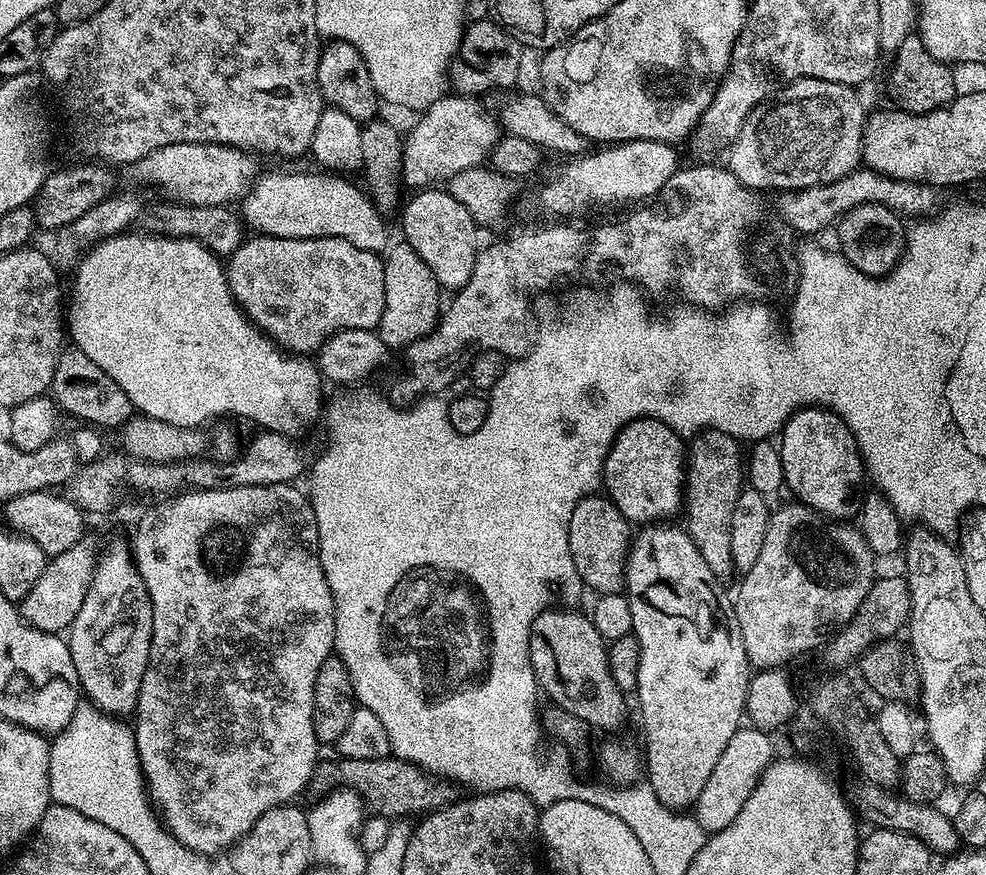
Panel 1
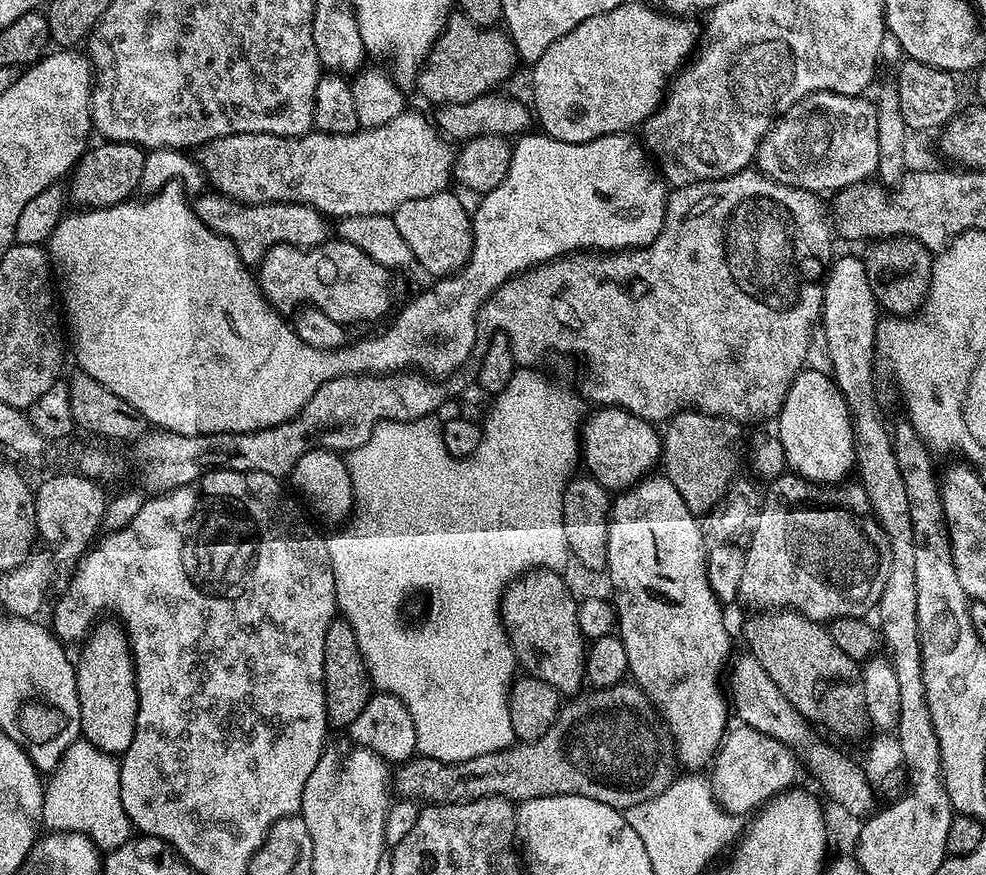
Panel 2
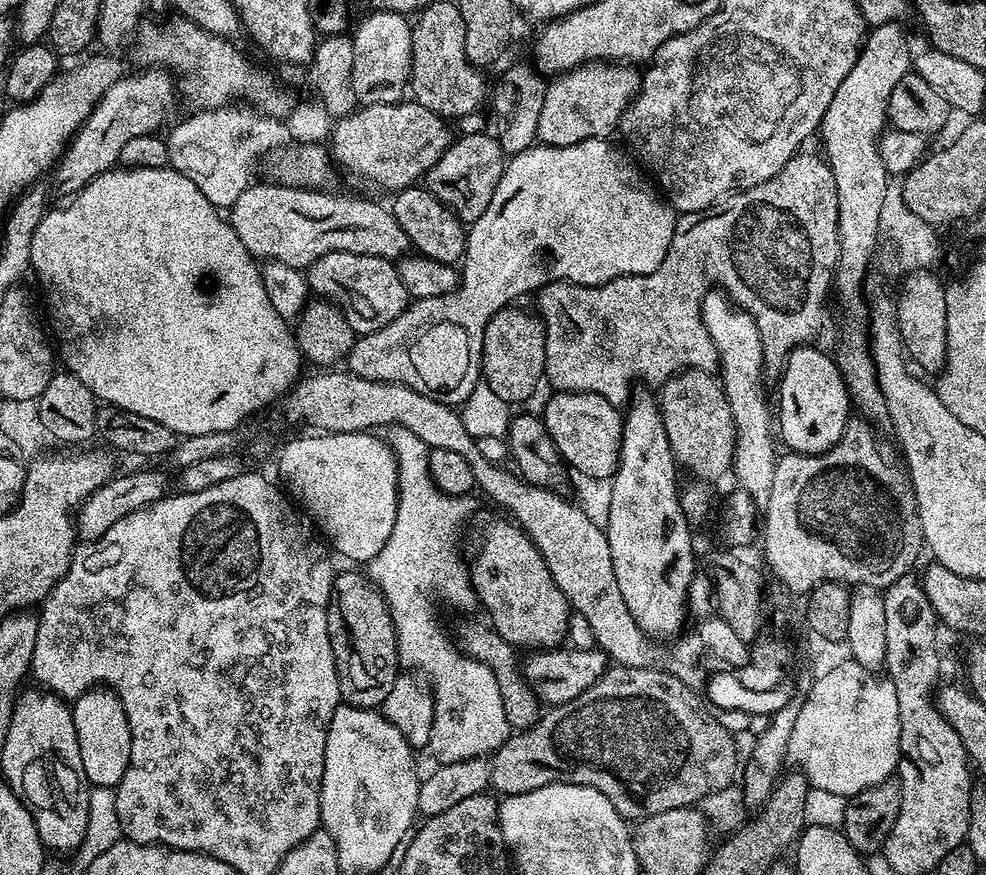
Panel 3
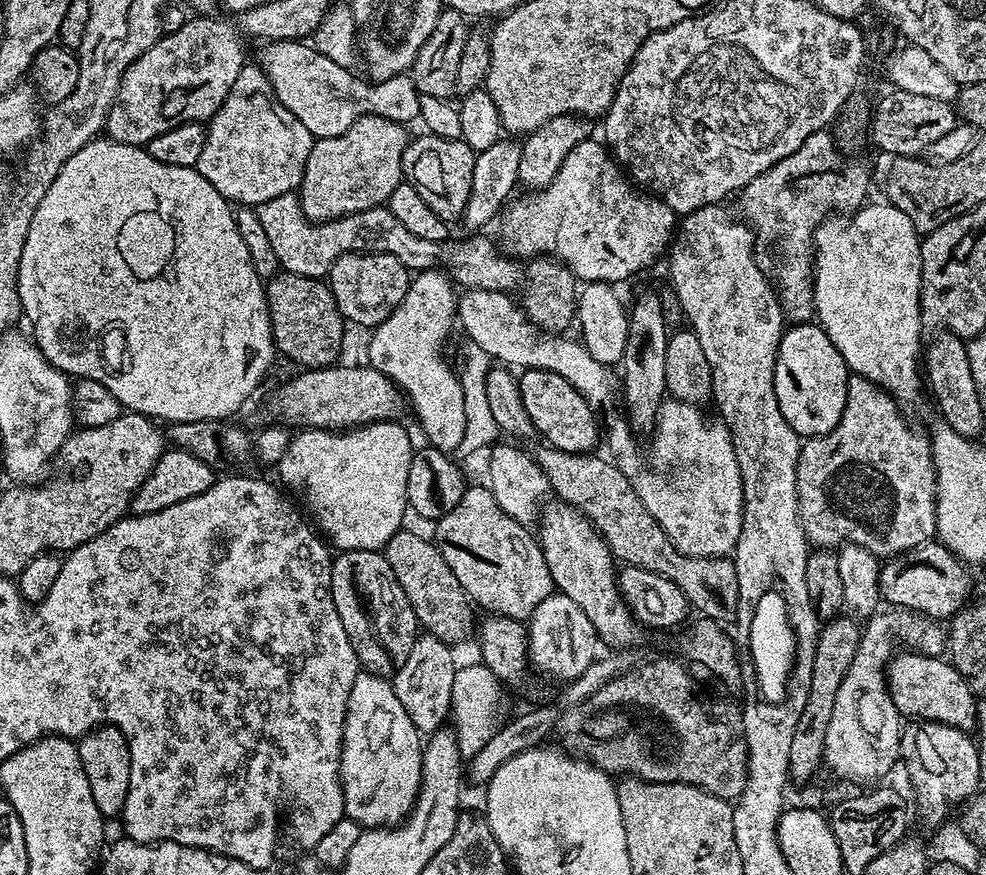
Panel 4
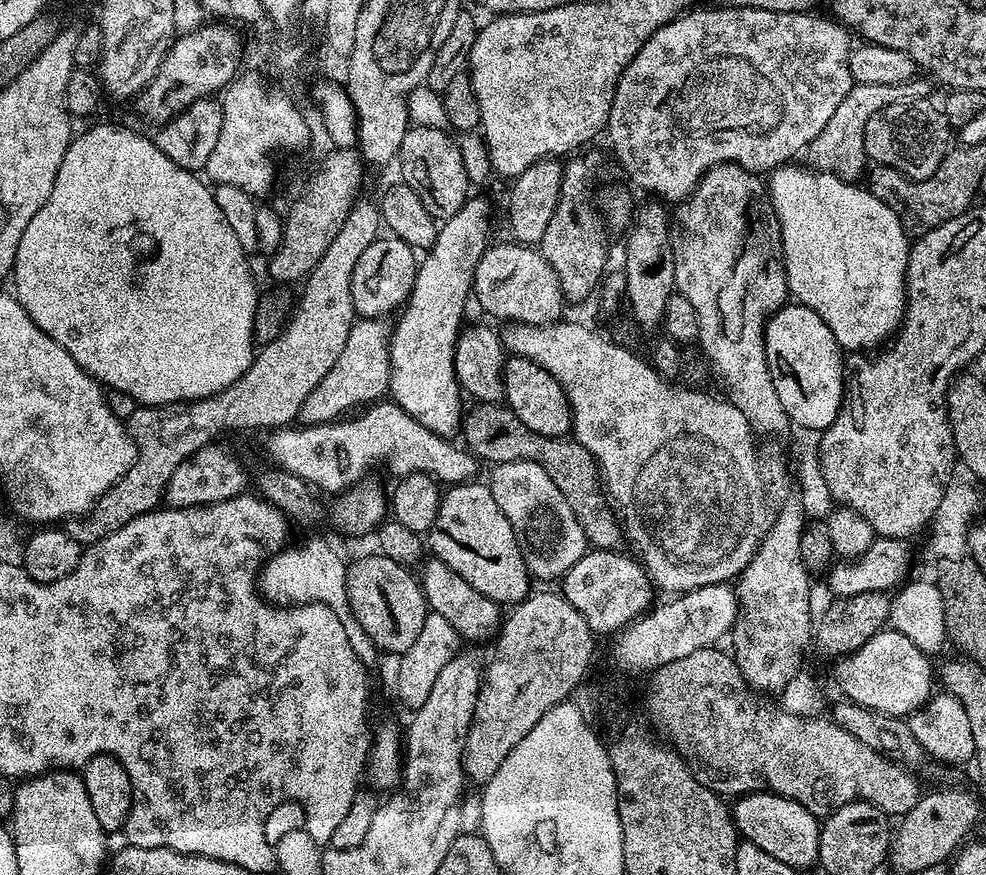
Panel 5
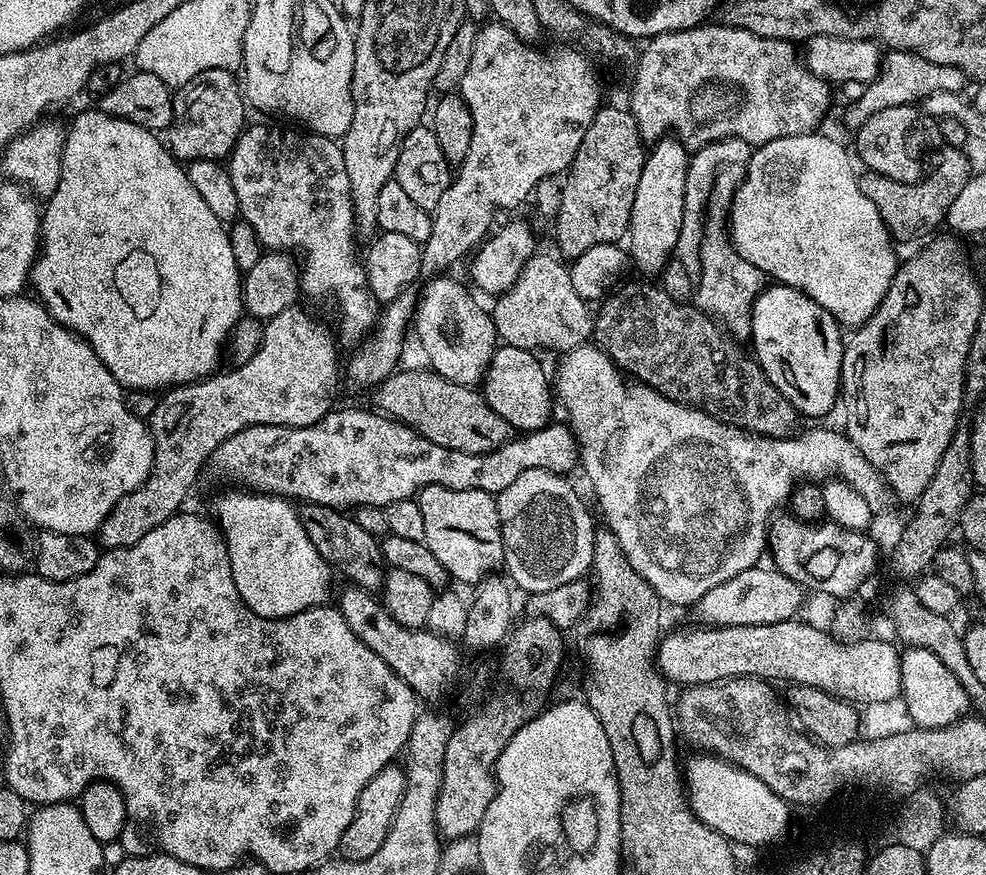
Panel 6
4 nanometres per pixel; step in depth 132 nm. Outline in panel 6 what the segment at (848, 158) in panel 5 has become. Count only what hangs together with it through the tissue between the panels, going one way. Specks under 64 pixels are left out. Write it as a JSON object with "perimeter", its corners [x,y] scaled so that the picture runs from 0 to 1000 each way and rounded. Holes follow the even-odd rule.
{"perimeter":[[[902,58],[896,65],[891,87],[879,97],[873,104],[876,106],[857,126],[856,142],[861,149],[870,147],[878,139],[878,135],[890,130],[890,126],[899,126],[903,121],[929,119],[951,103],[977,106],[978,95],[980,95],[978,82],[968,75],[955,75],[951,71],[943,71],[926,59]]]}

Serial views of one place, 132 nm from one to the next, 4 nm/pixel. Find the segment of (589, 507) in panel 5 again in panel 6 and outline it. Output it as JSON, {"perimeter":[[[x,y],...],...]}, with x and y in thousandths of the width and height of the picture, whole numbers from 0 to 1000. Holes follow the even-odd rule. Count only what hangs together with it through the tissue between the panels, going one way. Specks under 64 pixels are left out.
{"perimeter":[[[403,423],[396,432],[391,432],[385,442],[376,449],[378,467],[384,469],[388,474],[419,489],[428,501],[440,505],[444,510],[452,510],[456,514],[465,514],[469,519],[493,519],[505,514],[510,507],[520,502],[521,490],[508,478],[501,473],[497,464],[491,458],[490,451],[482,442],[474,443],[468,439],[456,437],[448,432],[443,425],[431,423],[431,425],[410,425]]]}

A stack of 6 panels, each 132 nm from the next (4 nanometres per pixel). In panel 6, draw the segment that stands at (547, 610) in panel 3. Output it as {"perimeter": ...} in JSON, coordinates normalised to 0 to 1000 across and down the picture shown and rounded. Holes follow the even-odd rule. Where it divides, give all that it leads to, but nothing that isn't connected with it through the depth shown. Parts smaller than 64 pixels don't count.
{"perimeter":[[[432,555],[424,563],[432,610],[430,623],[452,647],[455,659],[467,667],[483,670],[511,643],[510,613],[504,568],[493,560],[460,560],[452,555]]]}

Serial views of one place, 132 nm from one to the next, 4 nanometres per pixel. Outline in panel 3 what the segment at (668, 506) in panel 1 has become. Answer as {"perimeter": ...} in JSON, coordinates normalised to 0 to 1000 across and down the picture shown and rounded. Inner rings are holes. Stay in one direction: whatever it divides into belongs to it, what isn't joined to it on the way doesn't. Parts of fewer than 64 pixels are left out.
{"perimeter":[[[561,447],[559,451],[552,462],[550,479],[558,501],[562,501],[568,525],[580,539],[589,539],[598,546],[620,549],[629,531],[633,490],[630,467],[615,459],[615,455],[597,448]]]}

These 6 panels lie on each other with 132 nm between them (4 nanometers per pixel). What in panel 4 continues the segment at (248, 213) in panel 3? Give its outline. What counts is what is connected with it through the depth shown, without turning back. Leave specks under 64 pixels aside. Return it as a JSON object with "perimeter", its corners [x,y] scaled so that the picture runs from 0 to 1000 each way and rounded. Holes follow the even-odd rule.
{"perimeter":[[[292,219],[284,225],[265,233],[262,238],[266,249],[266,259],[278,281],[284,306],[299,314],[313,315],[314,319],[332,317],[344,293],[356,288],[382,288],[402,293],[415,312],[430,311],[441,306],[451,297],[452,310],[468,330],[495,331],[497,334],[518,335],[519,329],[526,330],[529,325],[529,306],[522,296],[516,295],[506,282],[503,283],[491,271],[491,267],[479,267],[476,274],[459,277],[436,277],[416,267],[404,249],[391,235],[376,238],[370,242],[349,247],[346,251],[333,251],[329,256],[318,256],[310,249],[304,234],[303,223]]]}

